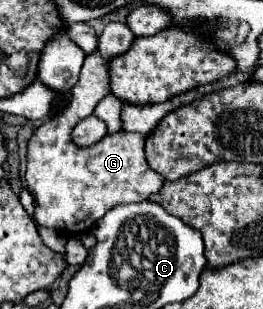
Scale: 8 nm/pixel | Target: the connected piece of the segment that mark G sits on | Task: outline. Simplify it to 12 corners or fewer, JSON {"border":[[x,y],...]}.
{"border":[[88,55],[62,115],[28,141],[34,221],[68,235],[140,203],[162,177],[142,133],[70,133],[110,93]]}

